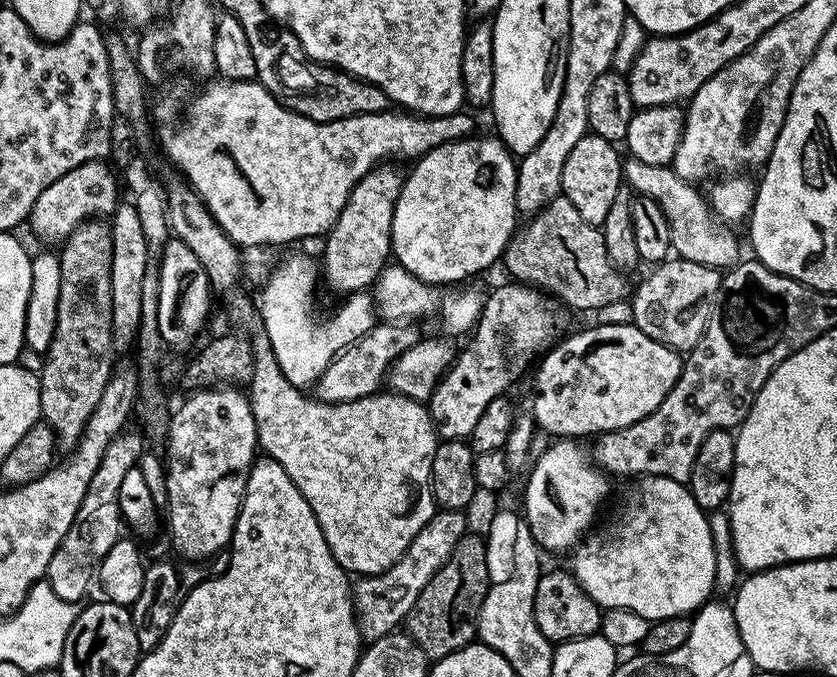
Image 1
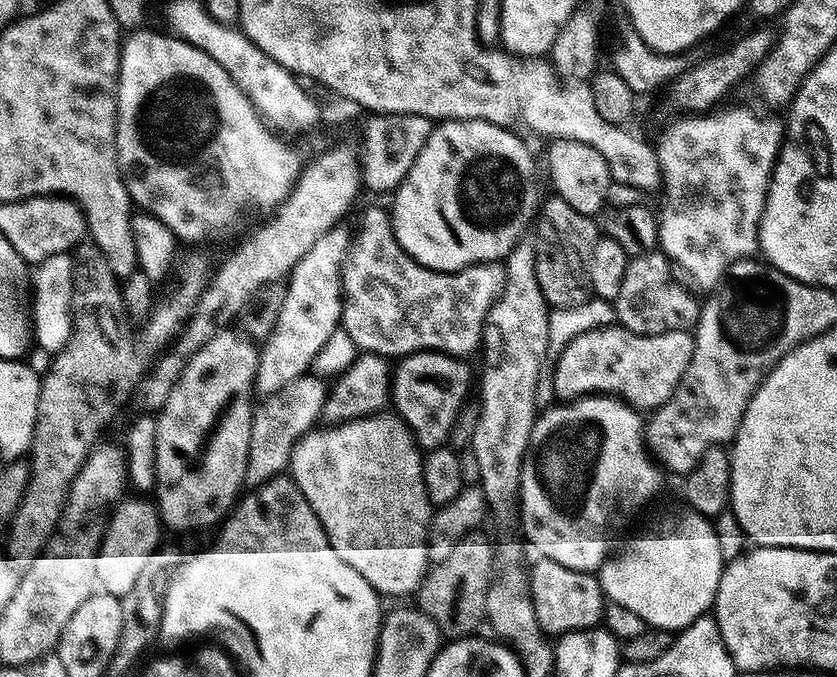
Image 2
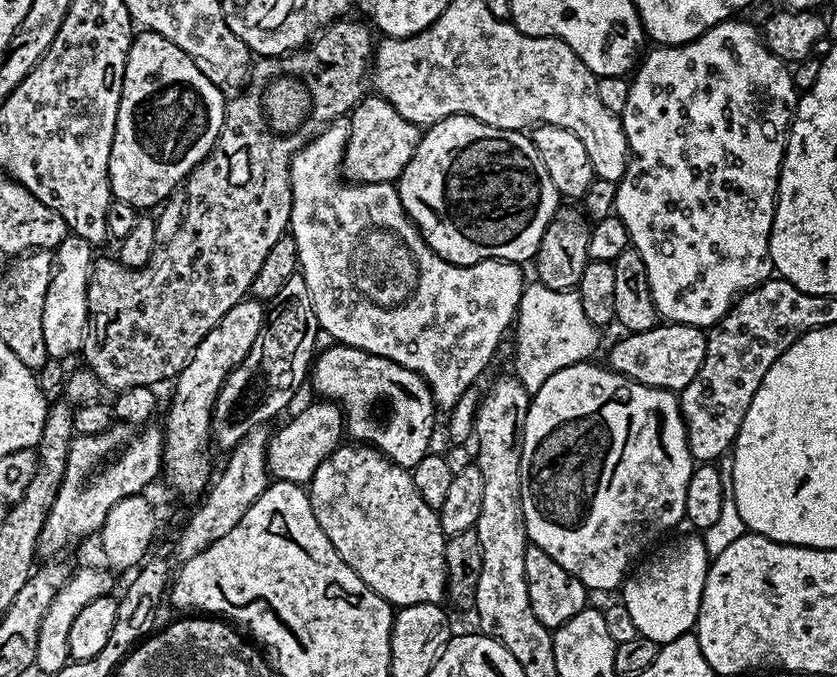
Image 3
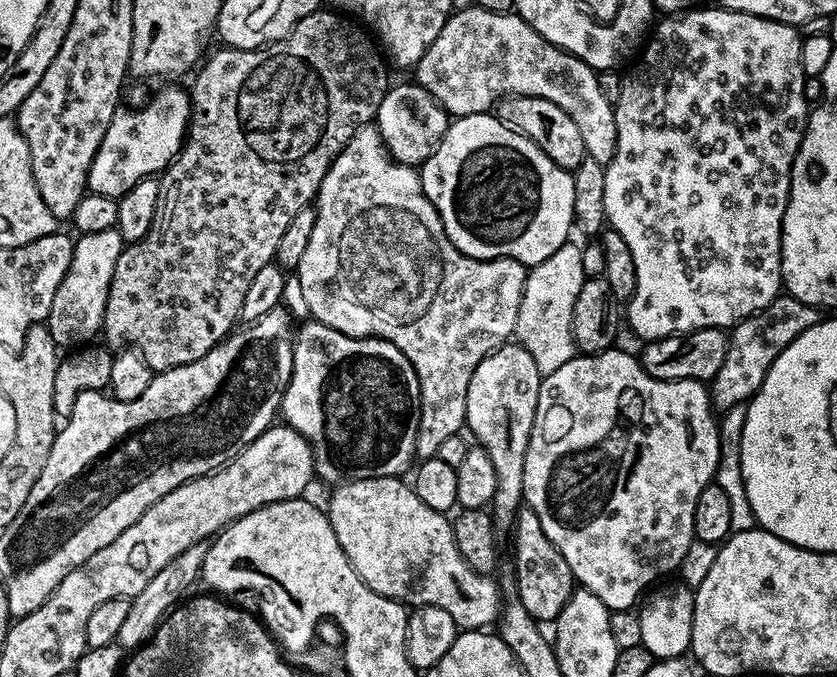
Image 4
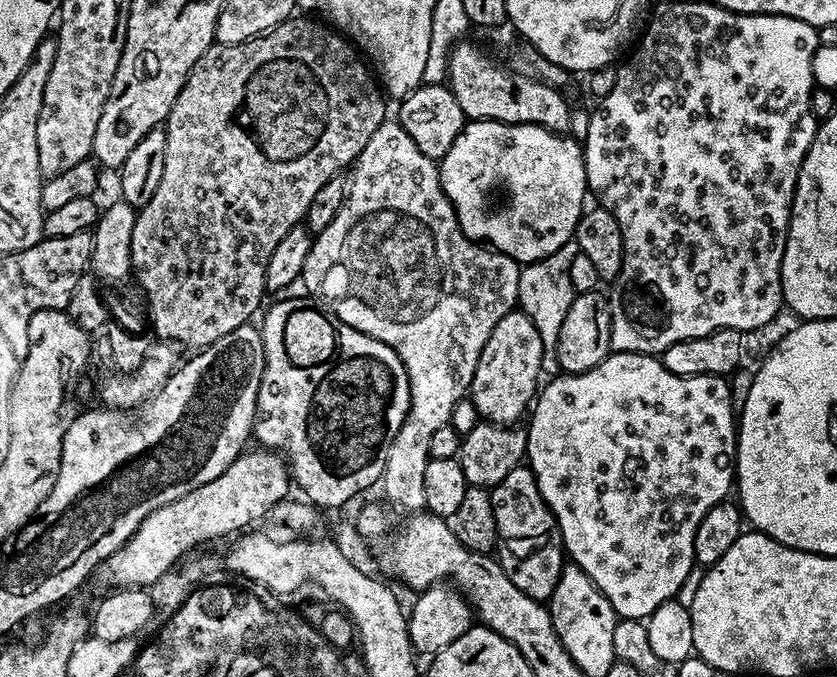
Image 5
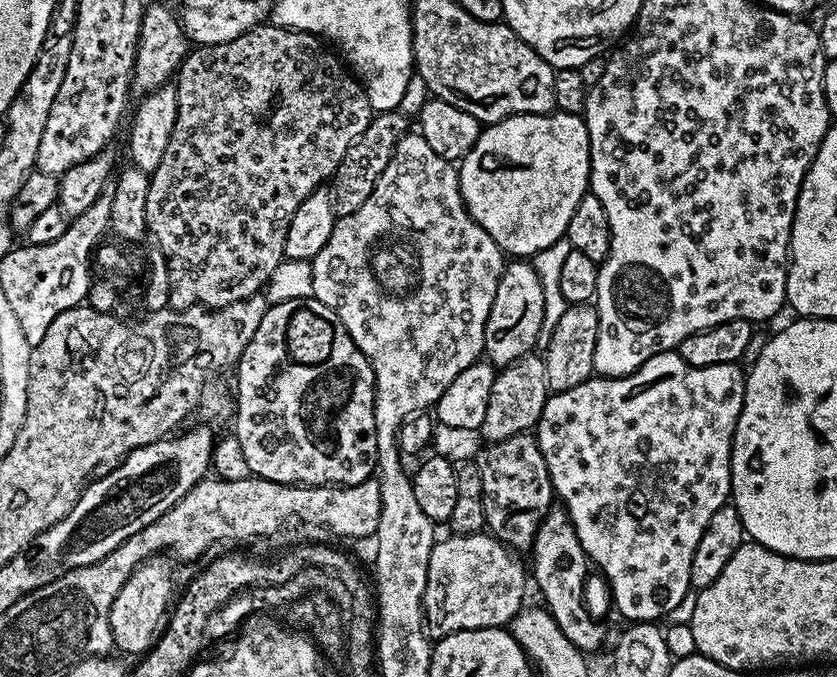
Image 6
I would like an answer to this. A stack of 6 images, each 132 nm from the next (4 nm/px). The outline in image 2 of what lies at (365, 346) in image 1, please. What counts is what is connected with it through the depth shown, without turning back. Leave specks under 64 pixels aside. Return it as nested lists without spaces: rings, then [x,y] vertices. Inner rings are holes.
[[[305,374],[294,378],[294,382],[286,382],[286,386],[282,386],[282,390],[263,397],[255,405],[252,413],[252,425],[250,426],[250,450],[246,458],[245,485],[259,486],[278,475],[287,473],[289,471],[288,463],[292,457],[294,446],[306,433],[313,431],[315,424],[312,423],[321,419],[322,406],[326,402],[330,388],[327,383],[324,385],[318,377],[312,375]]]

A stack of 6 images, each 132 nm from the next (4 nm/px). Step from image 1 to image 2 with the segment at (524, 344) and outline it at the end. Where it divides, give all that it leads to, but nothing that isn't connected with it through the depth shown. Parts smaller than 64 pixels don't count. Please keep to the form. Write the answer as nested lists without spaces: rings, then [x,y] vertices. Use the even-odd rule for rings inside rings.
[[[411,352],[395,365],[392,374],[391,403],[394,405],[395,415],[408,425],[421,449],[442,448],[449,443],[448,435],[451,434],[452,427],[455,426],[456,419],[468,400],[468,391],[471,388],[473,391],[474,388],[474,376],[472,380],[472,368],[468,363],[467,359],[447,356],[444,352]]]

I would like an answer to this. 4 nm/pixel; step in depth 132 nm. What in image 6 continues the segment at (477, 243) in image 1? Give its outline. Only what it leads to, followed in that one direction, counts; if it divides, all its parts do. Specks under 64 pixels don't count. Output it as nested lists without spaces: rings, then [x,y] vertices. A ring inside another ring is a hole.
[[[559,110],[545,112],[543,116],[533,112],[508,116],[481,131],[478,142],[459,161],[458,171],[460,193],[474,222],[494,238],[501,252],[512,258],[531,258],[546,250],[546,246],[565,239],[574,206],[589,191],[592,155],[588,127],[583,115]]]

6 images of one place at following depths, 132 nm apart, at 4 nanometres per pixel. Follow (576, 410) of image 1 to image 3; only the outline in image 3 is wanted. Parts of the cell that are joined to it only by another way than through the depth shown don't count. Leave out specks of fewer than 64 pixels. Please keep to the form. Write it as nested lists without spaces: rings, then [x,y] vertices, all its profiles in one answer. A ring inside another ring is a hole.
[[[667,322],[657,323],[656,327],[645,332],[630,332],[621,335],[621,337],[621,340],[608,352],[607,367],[613,368],[614,371],[620,372],[640,384],[645,384],[651,388],[665,388],[668,392],[677,394],[698,374],[708,345],[705,329],[686,326],[685,324],[669,324]]]

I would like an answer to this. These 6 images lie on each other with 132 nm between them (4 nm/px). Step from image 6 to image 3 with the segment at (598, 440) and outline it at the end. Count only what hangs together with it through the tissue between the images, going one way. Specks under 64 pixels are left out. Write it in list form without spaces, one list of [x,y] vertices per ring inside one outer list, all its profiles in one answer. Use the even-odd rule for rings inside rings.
[[[585,362],[566,366],[566,370],[558,370],[558,374],[552,374],[550,378],[546,378],[546,382],[542,382],[537,392],[531,393],[522,442],[522,490],[520,491],[522,514],[529,541],[535,547],[546,550],[546,554],[550,554],[550,558],[554,558],[558,566],[574,574],[574,578],[582,581],[585,588],[593,593],[612,592],[615,588],[617,591],[633,567],[632,560],[639,561],[645,555],[644,547],[654,543],[659,536],[666,535],[671,528],[678,527],[680,520],[682,524],[686,510],[686,486],[690,486],[690,474],[694,467],[692,451],[688,445],[688,425],[685,424],[684,416],[680,413],[677,393],[668,392],[665,388],[651,388],[640,384],[603,363],[600,363],[601,365],[596,363]]]

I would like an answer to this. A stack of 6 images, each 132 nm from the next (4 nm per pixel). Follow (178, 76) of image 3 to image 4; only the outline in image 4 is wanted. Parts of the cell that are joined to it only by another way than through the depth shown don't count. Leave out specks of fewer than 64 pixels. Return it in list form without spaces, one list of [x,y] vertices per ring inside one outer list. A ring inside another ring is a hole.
[[[164,88],[145,108],[137,112],[118,110],[98,146],[98,154],[94,154],[94,162],[88,171],[87,191],[94,196],[111,196],[119,198],[126,195],[139,180],[155,177],[163,173],[172,163],[172,159],[180,153],[186,139],[186,133],[192,114],[192,105],[187,91],[180,88]]]

